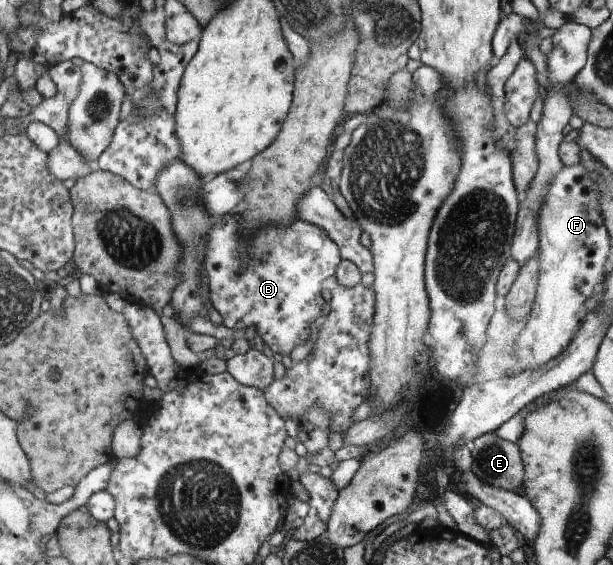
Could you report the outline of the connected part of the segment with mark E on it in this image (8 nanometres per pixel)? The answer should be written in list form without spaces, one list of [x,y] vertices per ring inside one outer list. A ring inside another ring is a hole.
[[[496,431],[473,440],[472,472],[486,484],[505,491],[522,485],[524,472],[515,442],[505,441]]]

